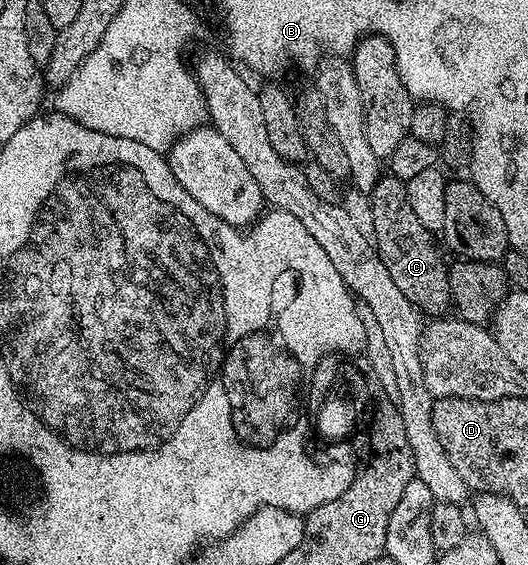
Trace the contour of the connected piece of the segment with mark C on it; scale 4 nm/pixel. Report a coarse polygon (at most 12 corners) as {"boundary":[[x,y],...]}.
{"boundary":[[406,180],[368,192],[387,273],[429,317],[450,310],[449,267]]}

